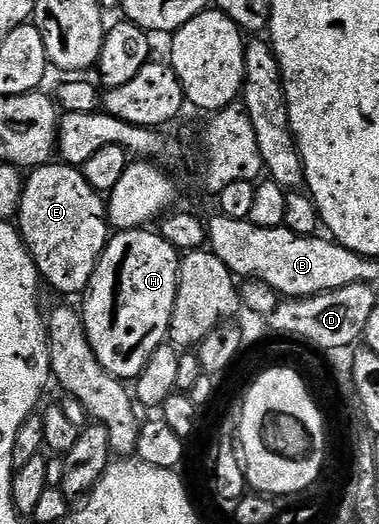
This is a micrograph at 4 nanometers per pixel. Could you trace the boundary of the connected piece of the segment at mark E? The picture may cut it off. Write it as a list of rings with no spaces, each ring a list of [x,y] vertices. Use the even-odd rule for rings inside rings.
[[[51,163],[48,165],[41,165],[38,169],[29,170],[28,176],[25,178],[26,186],[22,192],[22,198],[20,199],[20,207],[18,208],[18,216],[16,218],[16,228],[19,233],[22,234],[22,241],[26,244],[26,249],[32,255],[32,259],[36,263],[38,268],[39,278],[43,282],[46,281],[55,289],[58,293],[63,293],[63,298],[74,299],[82,295],[88,287],[89,279],[92,278],[92,273],[96,270],[97,261],[100,259],[102,253],[105,250],[106,242],[110,240],[112,236],[112,226],[108,220],[108,205],[104,200],[103,194],[98,193],[88,183],[88,179],[82,174],[81,168],[65,163]]]

